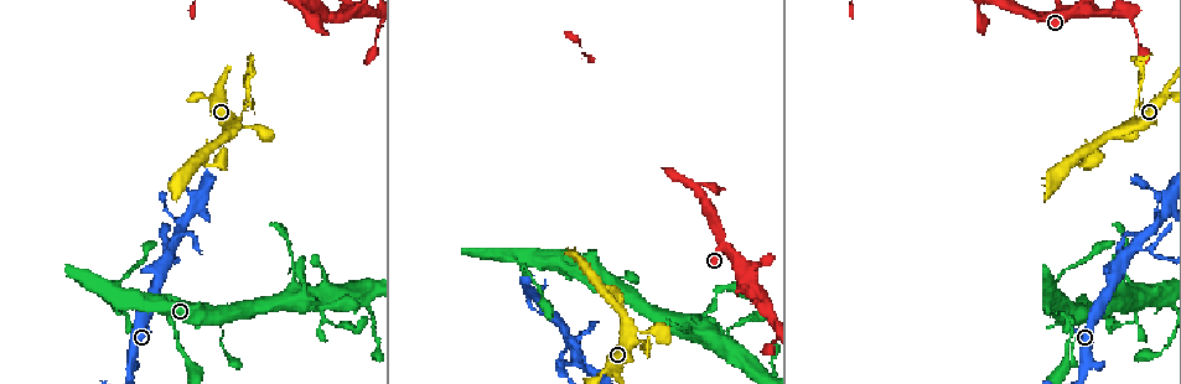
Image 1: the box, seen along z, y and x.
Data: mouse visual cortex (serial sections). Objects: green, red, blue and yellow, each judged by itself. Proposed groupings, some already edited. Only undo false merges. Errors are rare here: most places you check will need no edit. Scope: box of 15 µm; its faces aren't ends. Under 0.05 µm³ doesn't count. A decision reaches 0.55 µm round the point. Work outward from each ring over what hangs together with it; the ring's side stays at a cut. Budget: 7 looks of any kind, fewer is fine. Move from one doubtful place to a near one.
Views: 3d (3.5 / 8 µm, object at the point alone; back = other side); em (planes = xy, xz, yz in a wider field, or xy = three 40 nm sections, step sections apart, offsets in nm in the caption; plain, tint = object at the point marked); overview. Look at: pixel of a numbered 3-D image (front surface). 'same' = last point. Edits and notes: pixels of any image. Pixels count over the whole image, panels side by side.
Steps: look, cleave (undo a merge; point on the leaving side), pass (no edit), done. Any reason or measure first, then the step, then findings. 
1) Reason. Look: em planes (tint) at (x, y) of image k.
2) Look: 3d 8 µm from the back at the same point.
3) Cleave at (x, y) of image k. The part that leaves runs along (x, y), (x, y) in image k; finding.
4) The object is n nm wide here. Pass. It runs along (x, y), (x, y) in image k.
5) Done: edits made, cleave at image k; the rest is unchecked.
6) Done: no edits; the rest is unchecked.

Branch point. Look: 3d 3.5 µm at (170, 249) of image 1.

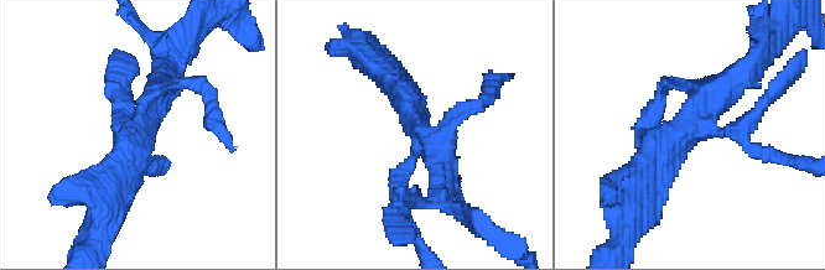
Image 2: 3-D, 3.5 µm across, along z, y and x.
Shape alone is not enough. Look: em planes (tint) at (702, 122) of image 2.

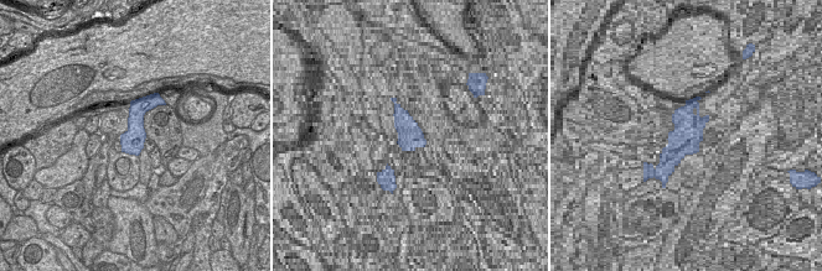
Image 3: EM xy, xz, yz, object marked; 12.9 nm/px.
Pass. It runs along (648, 176), (753, 62) in image 2; one cell here.

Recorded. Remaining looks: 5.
Sharp bend. Look: 3d 8 µm at (721, 340) of image 1.

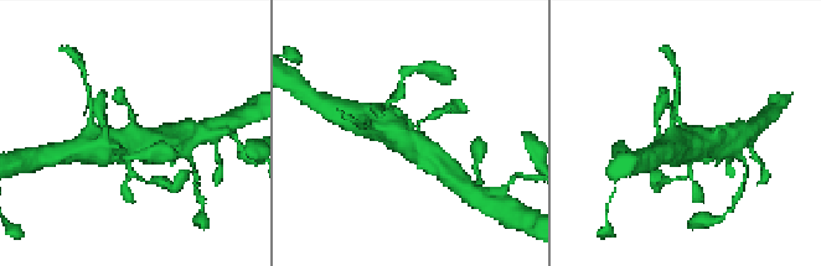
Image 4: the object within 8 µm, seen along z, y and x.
Closer look. Look: 3d 3.5 µm at (134, 136) of image 4.

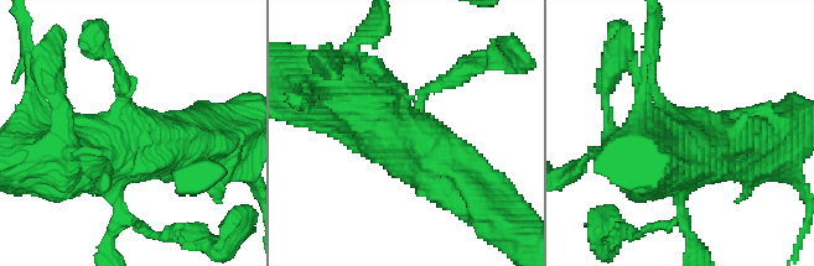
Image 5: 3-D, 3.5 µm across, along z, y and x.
Pass. It runs along (61, 158), (103, 158), (125, 131), (114, 63) in image 5; continuous, no second cell.

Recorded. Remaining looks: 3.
Abrupt turn. Look: 3d 3.5 µm at (750, 316) of image 1.

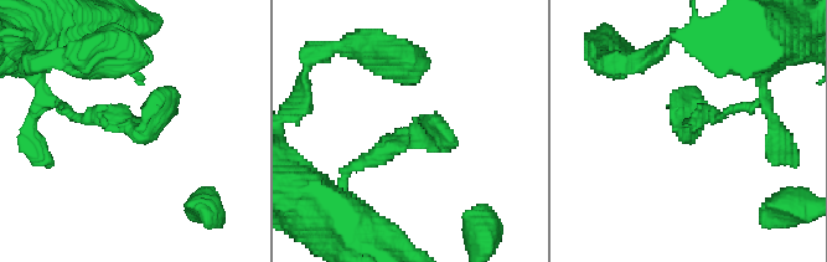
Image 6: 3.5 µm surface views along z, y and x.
Look: em planes (tint) at (141, 127) of image 6.

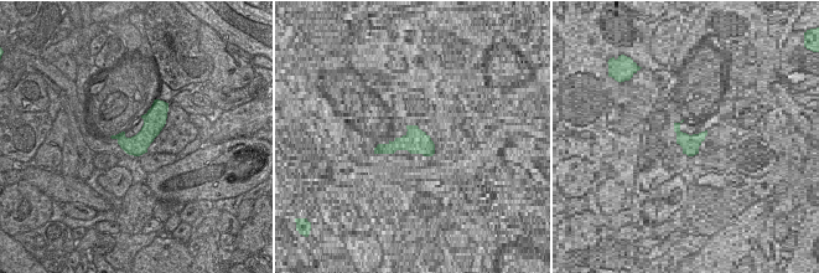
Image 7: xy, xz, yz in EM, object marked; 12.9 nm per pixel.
Pass. It runs along (349, 173), (409, 134), (448, 132) in image 6; one cell here.

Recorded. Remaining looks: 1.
Done: no edits; the rest is unchecked.

